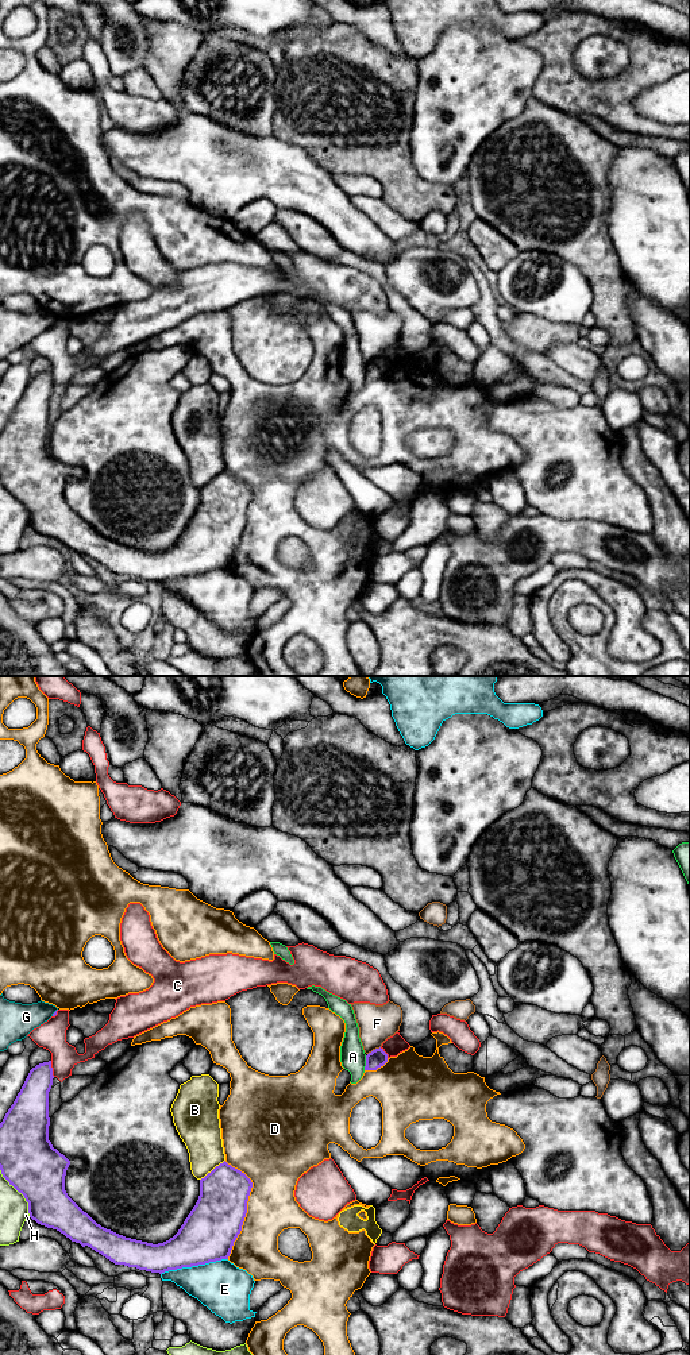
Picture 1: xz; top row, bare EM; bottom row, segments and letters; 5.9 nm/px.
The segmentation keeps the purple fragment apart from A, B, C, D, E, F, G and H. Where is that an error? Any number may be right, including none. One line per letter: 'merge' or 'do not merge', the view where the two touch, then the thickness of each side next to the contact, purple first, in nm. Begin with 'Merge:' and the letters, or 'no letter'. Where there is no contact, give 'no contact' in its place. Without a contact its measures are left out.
Merge: no letter
A: do not merge; meets purple in xz; 110 nm thick on the purple side, 150 nm on the other
B: do not merge; meets purple in xz; 300 nm thick on the purple side, 240 nm on the other
C: do not merge; meets purple in xz; 200 nm thick on the purple side, 180 nm on the other
D: do not merge; meets purple in xz; 320 nm thick on the purple side, 300 nm on the other
E: do not merge; meets purple in xz; 320 nm thick on the purple side, 300 nm on the other
F: do not merge; meets purple in xz; 110 nm thick on the purple side, 220 nm on the other
G: do not merge; meets purple in xz; 20 nm thick on the purple side, 200 nm on the other
H: do not merge; meets purple in xz; 340 nm thick on the purple side, 180 nm on the other

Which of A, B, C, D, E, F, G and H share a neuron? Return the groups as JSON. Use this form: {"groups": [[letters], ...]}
{"groups": [["A"], ["B"], ["C"], ["D"], ["E"], ["F"], ["G"], ["H"]]}

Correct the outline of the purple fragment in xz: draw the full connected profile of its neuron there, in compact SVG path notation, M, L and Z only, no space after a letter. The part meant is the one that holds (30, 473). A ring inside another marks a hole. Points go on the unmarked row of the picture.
M51 370L32 377L14 413L0 432L0 479L3 486L28 511L32 529L88 555L115 574L165 582L228 568L247 522L251 489L225 470L200 489L200 505L178 541L158 553L126 547L97 533L66 502L65 485L70 470L49 449L49 401L53 394Z

